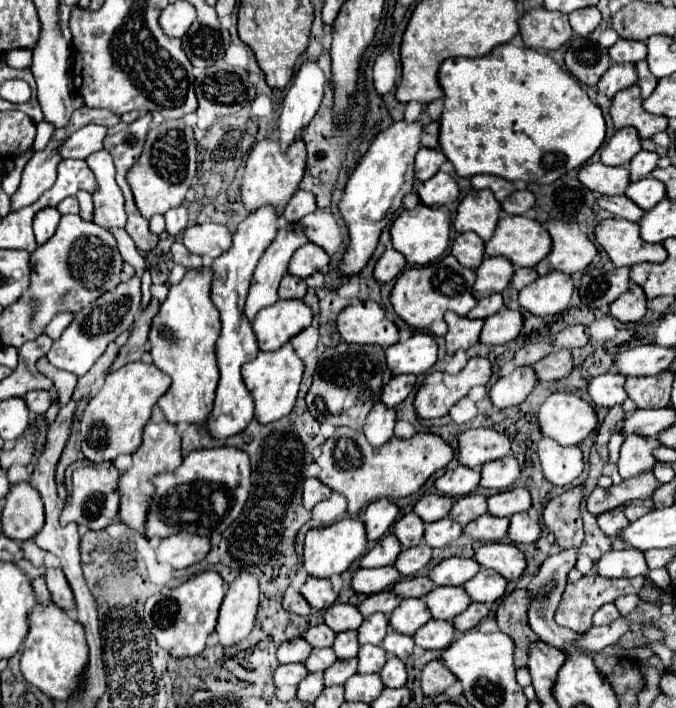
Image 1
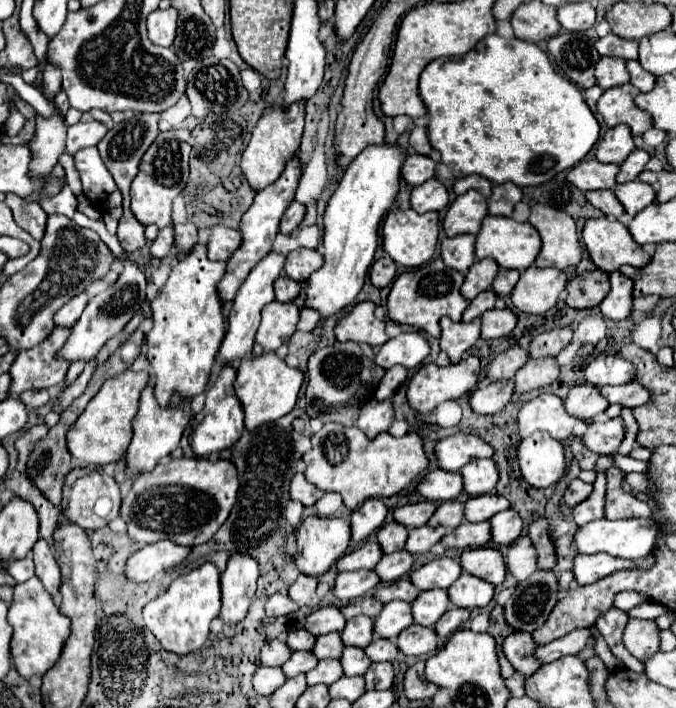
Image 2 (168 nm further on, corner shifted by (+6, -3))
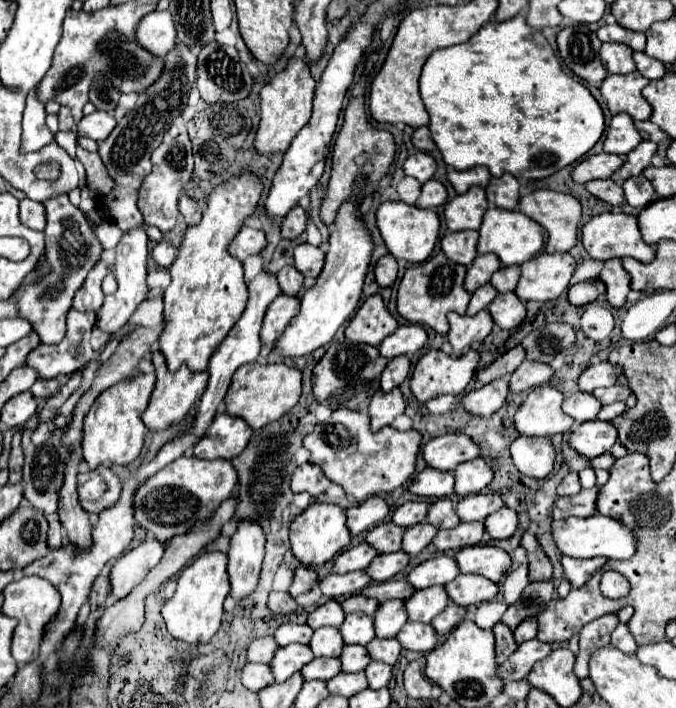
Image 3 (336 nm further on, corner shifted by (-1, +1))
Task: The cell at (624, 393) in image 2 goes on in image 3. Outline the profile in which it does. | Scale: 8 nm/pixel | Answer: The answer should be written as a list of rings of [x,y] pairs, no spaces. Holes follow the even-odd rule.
[[[609,386],[609,388],[597,388],[593,390],[593,396],[603,404],[613,404],[613,402],[625,402],[629,396],[629,390],[623,386]]]

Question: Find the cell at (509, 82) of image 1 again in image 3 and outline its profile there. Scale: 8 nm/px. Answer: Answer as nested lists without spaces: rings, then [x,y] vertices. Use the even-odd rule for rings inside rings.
[[[523,14],[507,22],[487,22],[467,42],[435,50],[421,72],[419,90],[429,112],[429,130],[445,164],[455,170],[487,166],[491,176],[505,172],[515,178],[539,180],[581,160],[605,130],[603,110],[591,92],[567,76],[541,30],[529,26]]]

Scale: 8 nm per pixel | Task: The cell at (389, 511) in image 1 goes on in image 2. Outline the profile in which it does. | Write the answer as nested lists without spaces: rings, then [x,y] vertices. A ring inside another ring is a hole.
[[[370,498],[370,502],[364,502],[356,512],[352,512],[352,522],[350,522],[352,540],[362,542],[370,534],[374,534],[382,526],[386,514],[388,514],[388,508],[384,506],[382,500]]]

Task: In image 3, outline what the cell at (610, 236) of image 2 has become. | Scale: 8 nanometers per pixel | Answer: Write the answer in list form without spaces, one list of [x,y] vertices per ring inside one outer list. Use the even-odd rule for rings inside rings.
[[[603,212],[593,216],[583,228],[581,228],[581,242],[585,250],[591,254],[595,260],[609,260],[609,258],[625,258],[631,256],[639,262],[651,262],[655,258],[655,250],[643,242],[639,228],[637,228],[637,218],[625,212]]]

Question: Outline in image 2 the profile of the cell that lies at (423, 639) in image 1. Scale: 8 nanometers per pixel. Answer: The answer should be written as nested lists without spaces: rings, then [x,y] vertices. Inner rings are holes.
[[[412,624],[398,636],[398,650],[402,654],[422,656],[436,652],[436,648],[438,648],[438,636],[434,628]]]

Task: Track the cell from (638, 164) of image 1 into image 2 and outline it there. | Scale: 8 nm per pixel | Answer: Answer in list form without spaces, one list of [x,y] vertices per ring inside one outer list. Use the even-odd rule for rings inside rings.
[[[634,150],[620,166],[620,172],[616,176],[616,182],[618,184],[624,184],[624,182],[630,182],[630,180],[636,180],[638,174],[644,170],[646,162],[650,160],[648,152],[646,150]]]

